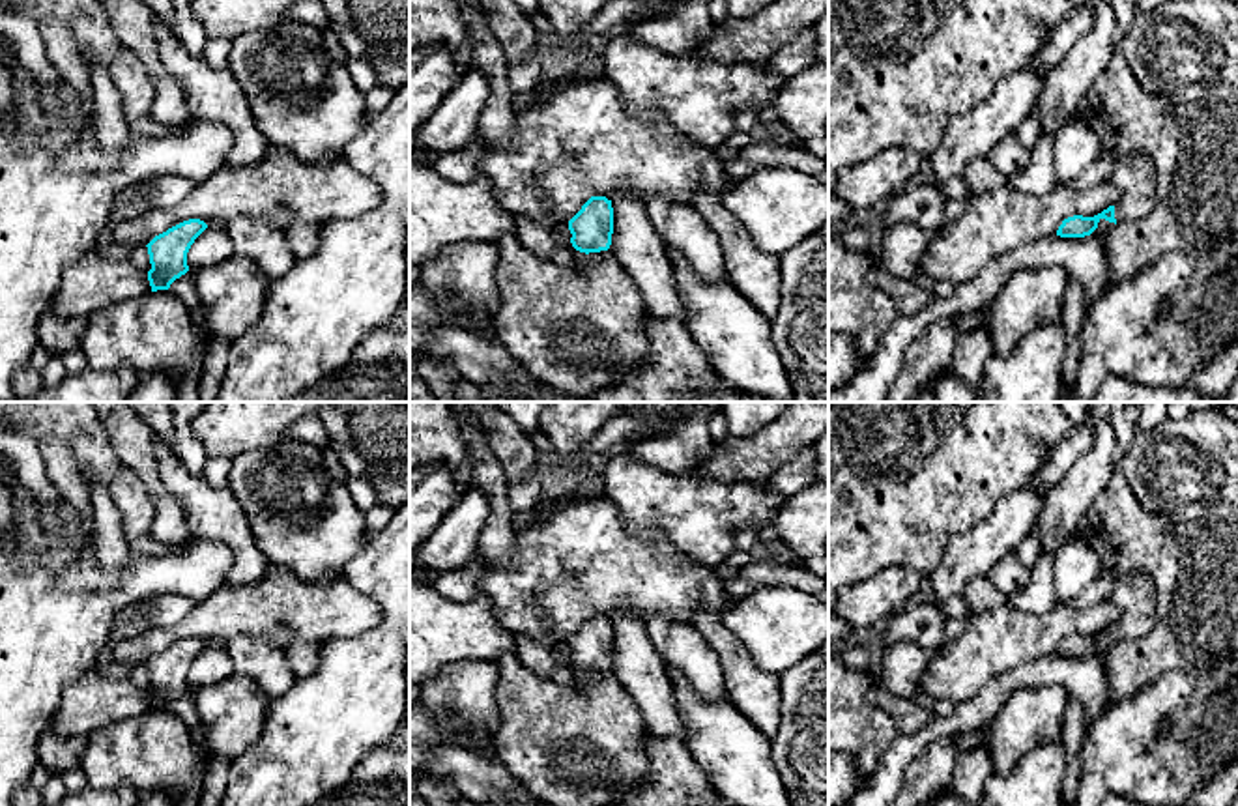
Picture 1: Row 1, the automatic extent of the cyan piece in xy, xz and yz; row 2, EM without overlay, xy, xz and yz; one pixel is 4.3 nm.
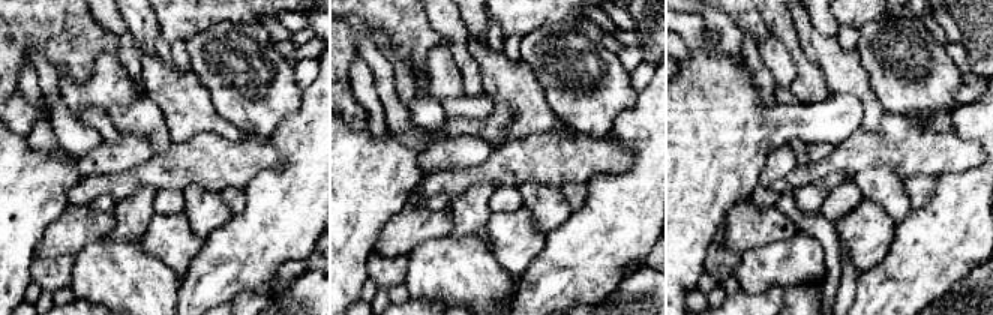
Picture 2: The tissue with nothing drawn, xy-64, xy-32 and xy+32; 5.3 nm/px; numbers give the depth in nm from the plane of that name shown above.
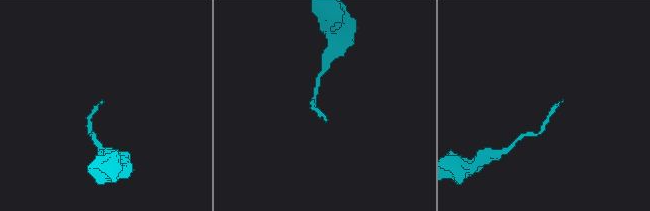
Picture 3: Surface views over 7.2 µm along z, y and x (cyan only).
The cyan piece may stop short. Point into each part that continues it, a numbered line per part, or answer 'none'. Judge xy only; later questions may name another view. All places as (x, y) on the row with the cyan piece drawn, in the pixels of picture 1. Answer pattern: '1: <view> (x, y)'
none

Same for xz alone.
1: xz (590, 260)

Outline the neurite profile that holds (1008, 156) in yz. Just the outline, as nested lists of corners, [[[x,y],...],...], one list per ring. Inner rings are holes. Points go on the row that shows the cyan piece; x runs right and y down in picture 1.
[[[1012,133],[1002,138],[987,157],[987,161],[1002,174],[1014,176],[1027,168],[1032,151],[1023,146],[1017,137]]]

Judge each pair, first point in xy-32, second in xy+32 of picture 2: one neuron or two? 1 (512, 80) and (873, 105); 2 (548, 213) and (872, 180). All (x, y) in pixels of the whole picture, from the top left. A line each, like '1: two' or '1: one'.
1: one
2: one

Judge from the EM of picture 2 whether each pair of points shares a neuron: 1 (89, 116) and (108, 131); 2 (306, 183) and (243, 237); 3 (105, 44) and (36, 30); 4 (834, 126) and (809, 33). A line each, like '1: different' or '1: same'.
1: same
2: same
3: same
4: different

